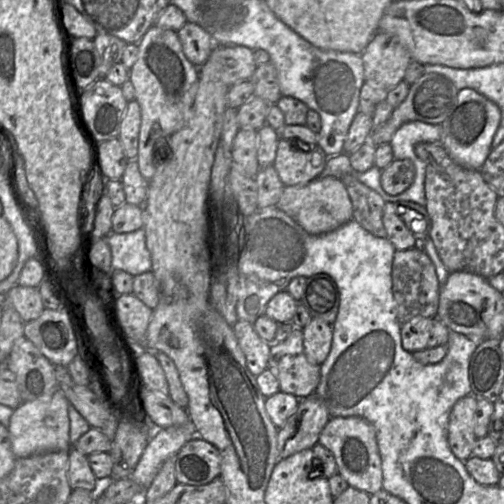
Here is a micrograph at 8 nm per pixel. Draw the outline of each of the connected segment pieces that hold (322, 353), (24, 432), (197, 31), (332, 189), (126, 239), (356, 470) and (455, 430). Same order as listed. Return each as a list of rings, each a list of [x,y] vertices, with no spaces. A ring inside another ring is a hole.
[[[312,318],[303,330],[303,347],[307,360],[320,366],[329,355],[333,328],[320,318]]]
[[[59,388],[52,394],[38,399],[23,402],[14,409],[10,418],[8,431],[12,452],[16,459],[25,458],[47,451],[70,451],[70,419],[68,415],[69,400]]]
[[[187,21],[177,31],[183,52],[196,67],[201,67],[216,46],[211,35],[199,25]]]
[[[332,176],[317,177],[302,185],[285,186],[276,207],[312,235],[331,232],[353,219],[353,206],[346,186],[341,179]]]
[[[143,227],[128,233],[111,232],[107,242],[111,249],[112,270],[122,270],[133,276],[151,271],[151,254],[146,246]]]
[[[357,416],[333,417],[324,426],[318,442],[334,456],[338,474],[349,486],[373,495],[382,489],[381,457],[374,427]]]
[[[474,395],[460,398],[452,407],[448,421],[448,444],[453,454],[465,462],[472,456],[475,436],[477,399]]]

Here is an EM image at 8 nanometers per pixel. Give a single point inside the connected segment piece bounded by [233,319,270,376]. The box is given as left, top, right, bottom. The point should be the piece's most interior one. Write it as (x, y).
(256, 350)

